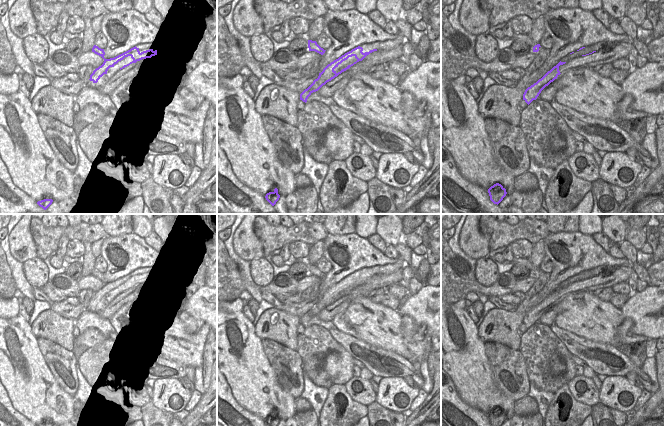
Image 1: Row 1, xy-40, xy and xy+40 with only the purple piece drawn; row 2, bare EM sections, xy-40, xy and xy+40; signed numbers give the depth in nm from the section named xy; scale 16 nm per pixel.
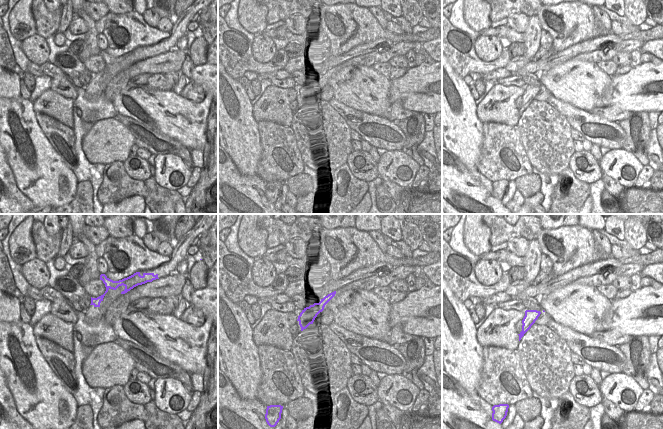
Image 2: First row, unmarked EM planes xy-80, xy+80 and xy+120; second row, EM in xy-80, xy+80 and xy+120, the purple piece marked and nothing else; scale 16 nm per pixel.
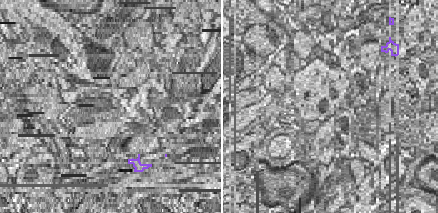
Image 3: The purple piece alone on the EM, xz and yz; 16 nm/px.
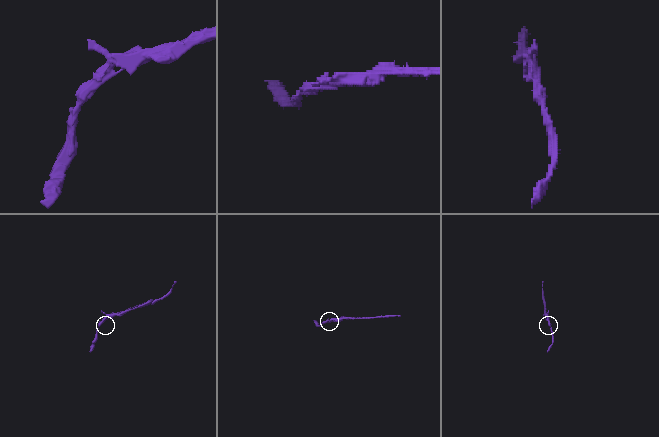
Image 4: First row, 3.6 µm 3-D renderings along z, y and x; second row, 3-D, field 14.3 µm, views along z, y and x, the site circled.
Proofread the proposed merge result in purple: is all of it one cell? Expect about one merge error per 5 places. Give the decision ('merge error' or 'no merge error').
merge error

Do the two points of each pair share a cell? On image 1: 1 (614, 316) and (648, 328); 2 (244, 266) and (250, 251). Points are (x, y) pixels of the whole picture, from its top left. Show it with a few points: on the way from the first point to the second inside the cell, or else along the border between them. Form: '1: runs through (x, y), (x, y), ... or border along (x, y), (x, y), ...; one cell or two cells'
1: border along (619, 309), (625, 317); two cells
2: border along (233, 241), (233, 250), (241, 258), (249, 261); two cells

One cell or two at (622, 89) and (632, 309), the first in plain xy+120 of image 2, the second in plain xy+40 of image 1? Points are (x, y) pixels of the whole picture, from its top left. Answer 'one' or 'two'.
one

